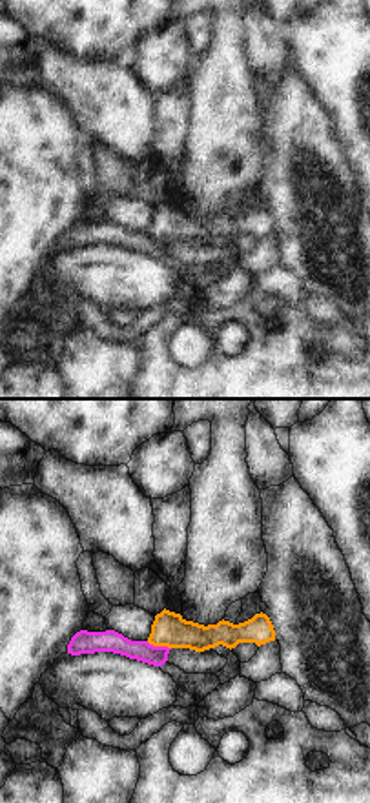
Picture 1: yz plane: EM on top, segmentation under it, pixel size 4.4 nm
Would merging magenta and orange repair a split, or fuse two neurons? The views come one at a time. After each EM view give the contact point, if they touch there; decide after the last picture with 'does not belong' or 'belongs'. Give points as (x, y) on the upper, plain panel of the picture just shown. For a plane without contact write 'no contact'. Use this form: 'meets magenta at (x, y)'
meets magenta at (159, 239)

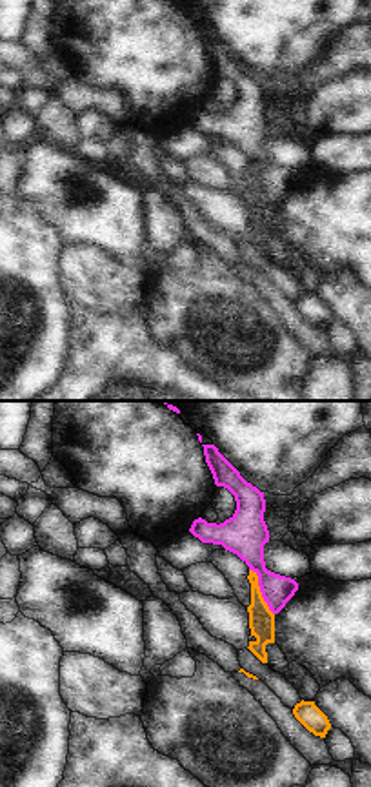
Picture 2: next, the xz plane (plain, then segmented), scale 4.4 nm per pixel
meets magenta at (260, 183)

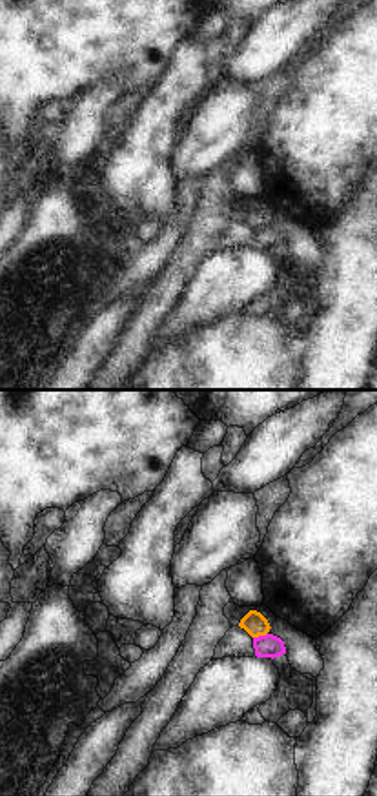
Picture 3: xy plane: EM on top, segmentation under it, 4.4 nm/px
meets magenta at (259, 228)

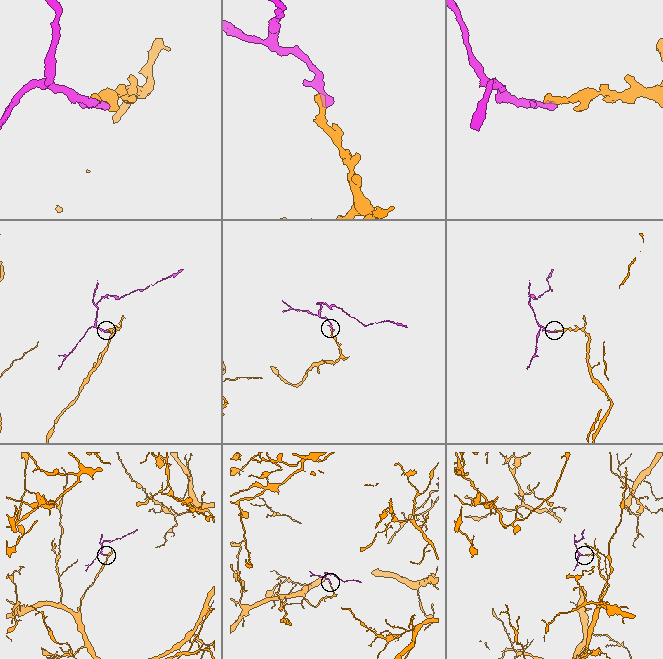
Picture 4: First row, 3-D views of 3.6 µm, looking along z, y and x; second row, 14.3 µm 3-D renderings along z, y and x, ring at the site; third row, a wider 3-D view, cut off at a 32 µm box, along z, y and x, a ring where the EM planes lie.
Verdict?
does not belong

